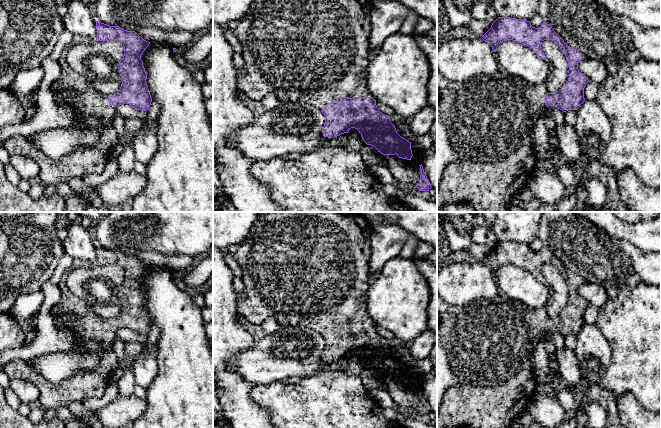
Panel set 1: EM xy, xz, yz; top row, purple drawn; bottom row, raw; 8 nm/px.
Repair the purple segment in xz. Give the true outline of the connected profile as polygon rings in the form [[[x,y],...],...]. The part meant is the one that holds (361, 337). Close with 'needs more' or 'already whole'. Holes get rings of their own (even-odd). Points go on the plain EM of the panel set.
[[[270,212],[267,215],[259,216],[234,254],[236,261],[242,269],[241,280],[244,285],[243,295],[236,297],[237,310],[244,320],[256,327],[261,327],[267,319],[274,318],[283,327],[306,327],[318,332],[325,340],[324,361],[334,362],[348,357],[351,352],[355,352],[359,355],[367,369],[374,370],[384,380],[396,378],[399,382],[411,384],[413,380],[411,366],[401,361],[397,357],[395,350],[391,347],[389,340],[379,335],[376,330],[376,324],[372,321],[367,311],[368,289],[371,282],[369,261],[371,256],[370,236],[372,230],[371,224],[361,214],[348,214],[344,212]]] | needs more

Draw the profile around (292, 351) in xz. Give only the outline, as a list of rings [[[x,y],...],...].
[[[287,326],[262,339],[255,340],[248,350],[240,352],[227,362],[231,371],[237,371],[244,380],[257,385],[267,385],[274,381],[284,381],[291,377],[311,377],[319,373],[343,372],[347,357],[330,362],[323,360],[325,340],[318,332],[306,327]]]

